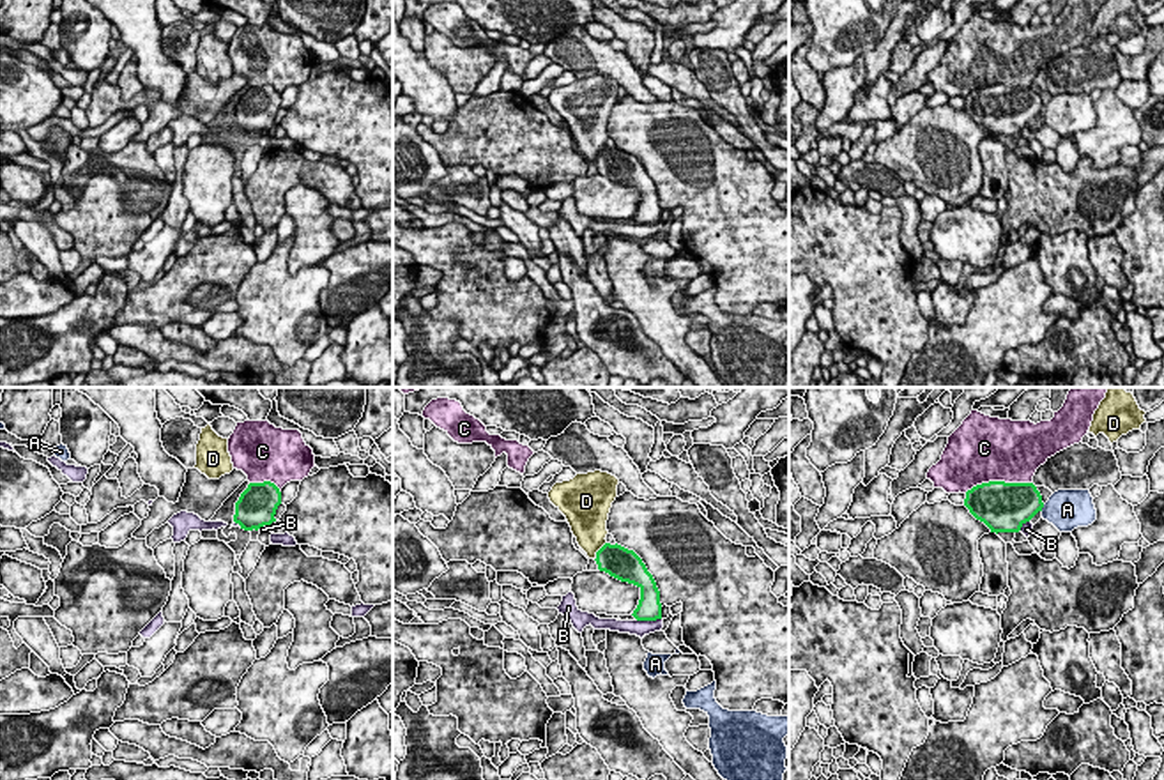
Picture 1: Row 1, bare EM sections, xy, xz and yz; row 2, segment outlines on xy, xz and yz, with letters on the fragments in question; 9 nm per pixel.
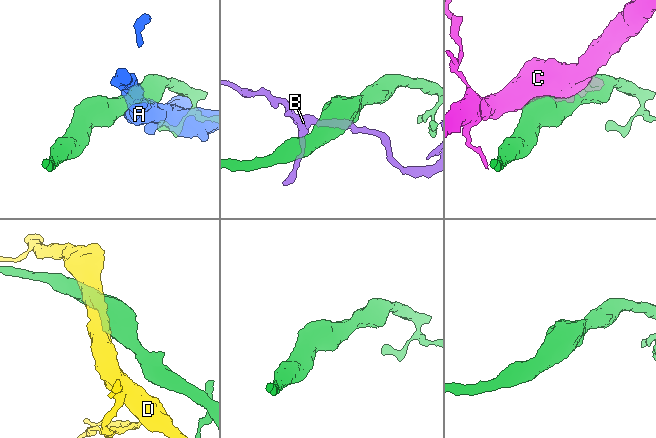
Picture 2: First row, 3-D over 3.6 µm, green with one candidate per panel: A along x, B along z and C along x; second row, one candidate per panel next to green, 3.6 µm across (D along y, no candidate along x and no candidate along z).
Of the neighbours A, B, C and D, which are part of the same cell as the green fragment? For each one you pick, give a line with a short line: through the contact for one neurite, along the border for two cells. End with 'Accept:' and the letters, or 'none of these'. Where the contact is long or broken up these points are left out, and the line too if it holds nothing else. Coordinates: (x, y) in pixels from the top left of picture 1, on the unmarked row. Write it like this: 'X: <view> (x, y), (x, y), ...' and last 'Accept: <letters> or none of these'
Accept: none of these

